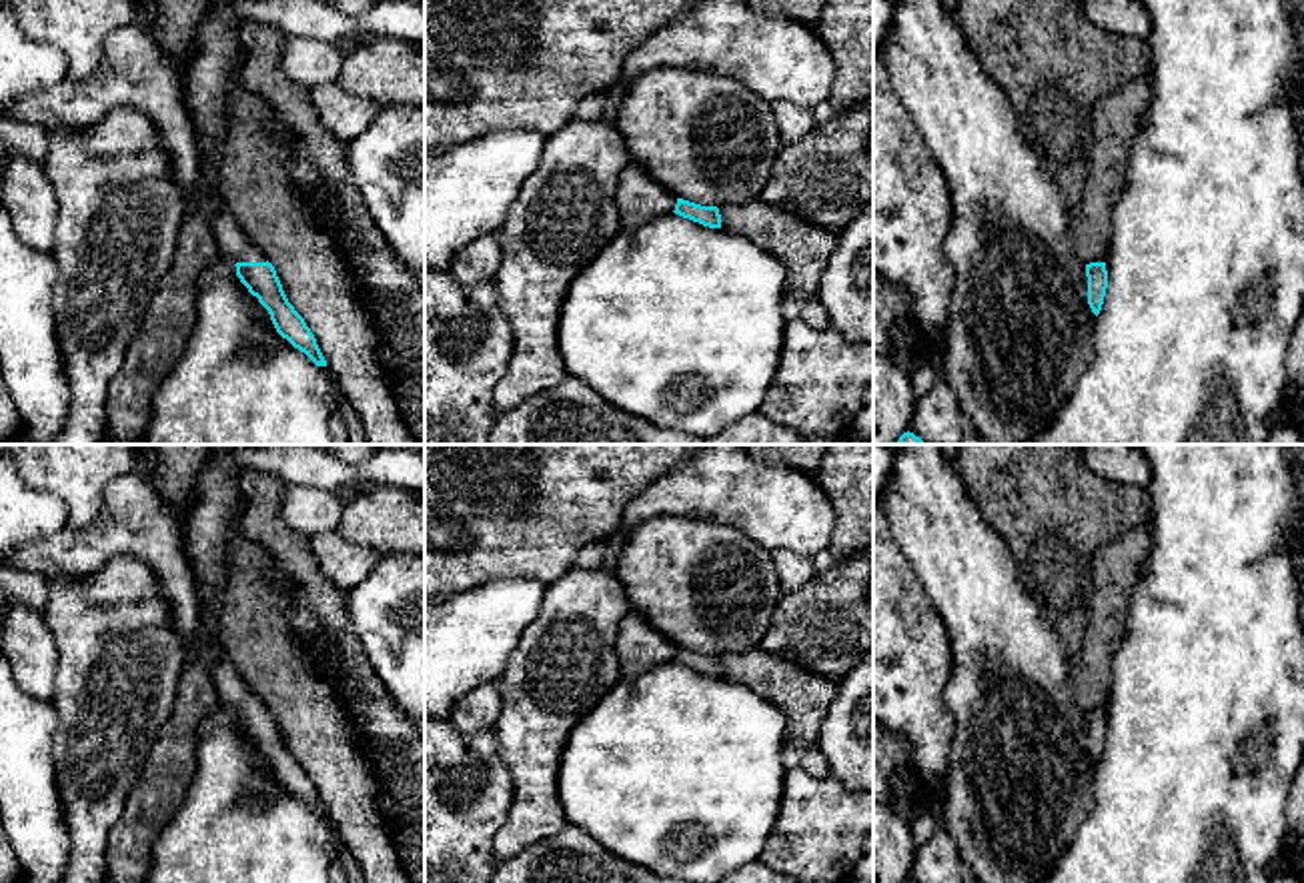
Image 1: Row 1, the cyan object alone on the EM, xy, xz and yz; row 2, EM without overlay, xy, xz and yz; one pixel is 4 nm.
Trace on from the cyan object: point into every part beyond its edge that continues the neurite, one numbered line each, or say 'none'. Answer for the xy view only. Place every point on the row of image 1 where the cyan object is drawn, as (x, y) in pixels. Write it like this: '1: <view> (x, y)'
1: xy (235, 245)

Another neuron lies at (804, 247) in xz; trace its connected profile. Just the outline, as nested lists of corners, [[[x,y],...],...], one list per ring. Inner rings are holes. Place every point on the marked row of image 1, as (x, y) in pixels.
[[[759,198],[745,204],[723,204],[719,214],[723,230],[753,240],[785,264],[785,298],[817,298],[823,266],[837,248],[835,232],[795,218]]]

